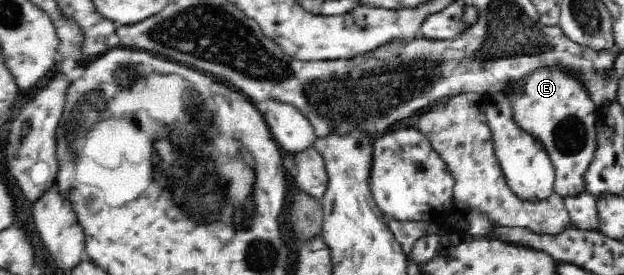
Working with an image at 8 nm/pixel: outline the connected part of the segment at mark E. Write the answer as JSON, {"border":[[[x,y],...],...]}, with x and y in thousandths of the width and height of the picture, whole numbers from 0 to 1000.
{"border":[[[896,236],[859,247],[817,309],[822,313],[822,342],[816,364],[824,385],[825,429],[838,469],[870,513],[886,585],[891,633],[888,698],[901,716],[938,702],[938,640],[958,553],[958,440],[970,382],[954,375],[941,324],[941,298],[921,255]]]}

